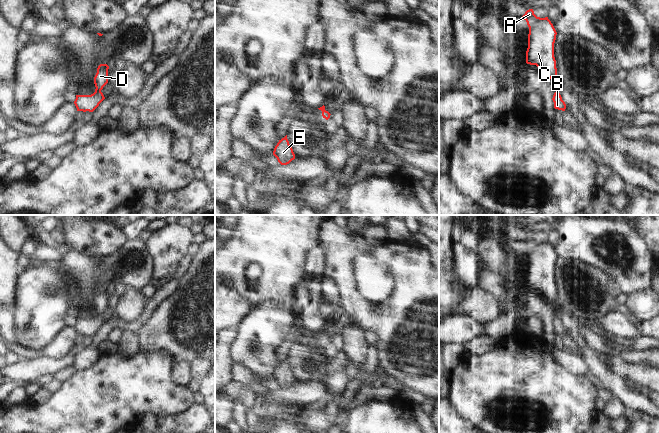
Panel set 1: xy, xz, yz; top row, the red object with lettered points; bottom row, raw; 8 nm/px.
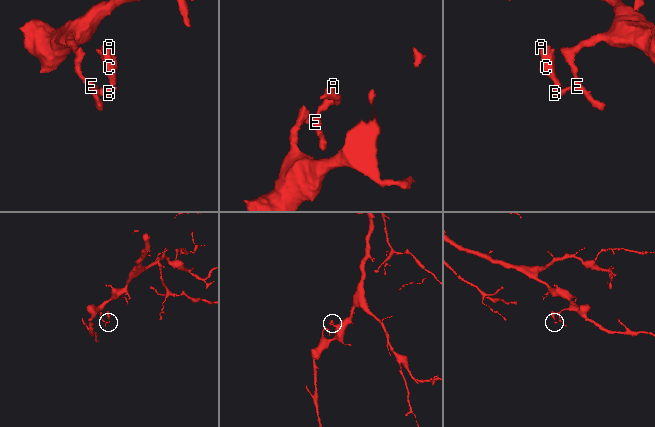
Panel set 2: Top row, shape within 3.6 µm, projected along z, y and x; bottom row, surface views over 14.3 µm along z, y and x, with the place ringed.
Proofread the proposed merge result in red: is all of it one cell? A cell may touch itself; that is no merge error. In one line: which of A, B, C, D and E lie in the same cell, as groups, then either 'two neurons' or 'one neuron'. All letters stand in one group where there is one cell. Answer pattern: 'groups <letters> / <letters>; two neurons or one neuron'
groups A C D / B E; two neurons

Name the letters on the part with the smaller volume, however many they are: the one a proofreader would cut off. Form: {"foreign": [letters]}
{"foreign": ["A", "C", "D"]}

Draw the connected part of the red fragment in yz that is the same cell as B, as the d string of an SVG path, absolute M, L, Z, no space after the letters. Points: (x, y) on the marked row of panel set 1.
M556 91L553 95L552 98L553 102L554 102L554 108L558 109L558 110L562 110L565 111L566 109L566 104L565 102L562 100L562 97L560 95L560 93L558 91Z

